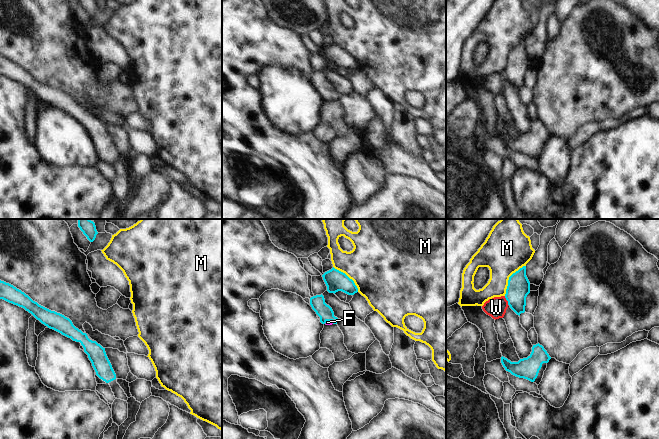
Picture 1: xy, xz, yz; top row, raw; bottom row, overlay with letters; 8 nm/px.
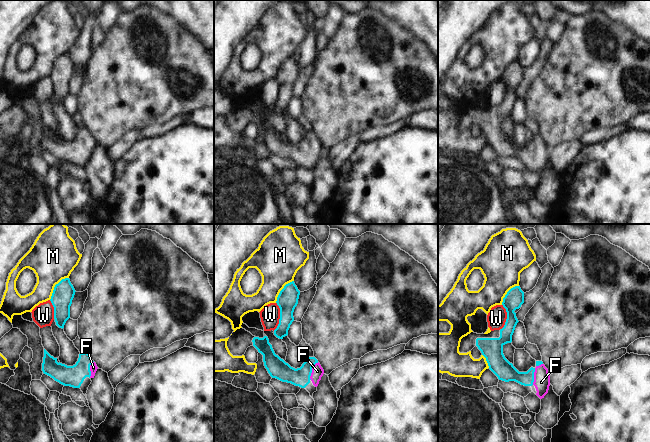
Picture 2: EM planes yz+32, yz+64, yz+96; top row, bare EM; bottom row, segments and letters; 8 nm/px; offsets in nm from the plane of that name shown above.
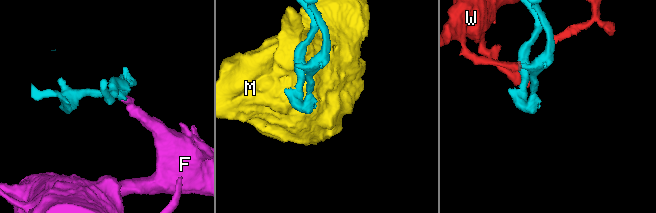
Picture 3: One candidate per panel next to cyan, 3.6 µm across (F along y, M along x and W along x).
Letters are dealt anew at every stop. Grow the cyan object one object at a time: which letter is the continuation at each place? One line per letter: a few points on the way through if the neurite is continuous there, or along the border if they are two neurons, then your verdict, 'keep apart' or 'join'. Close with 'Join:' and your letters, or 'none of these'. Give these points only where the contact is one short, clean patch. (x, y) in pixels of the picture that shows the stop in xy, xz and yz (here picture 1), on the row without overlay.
F: way xz (324, 87), (328, 96), (327, 98); join
M: keep apart
W: border yz (504, 72), (509, 81); keep apart
Join: F

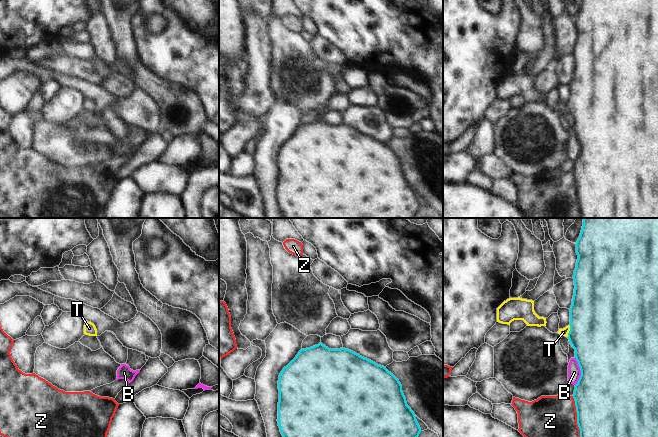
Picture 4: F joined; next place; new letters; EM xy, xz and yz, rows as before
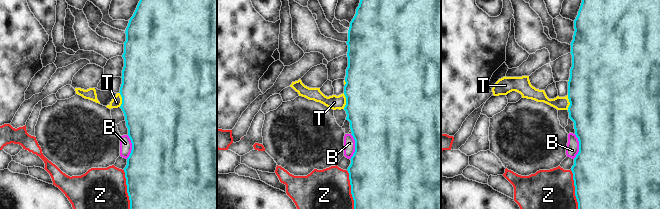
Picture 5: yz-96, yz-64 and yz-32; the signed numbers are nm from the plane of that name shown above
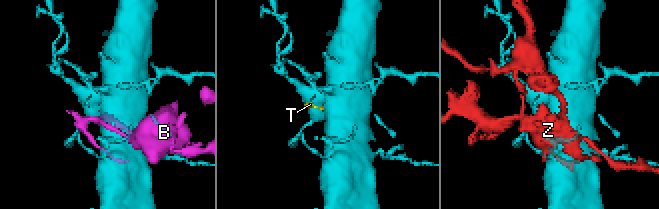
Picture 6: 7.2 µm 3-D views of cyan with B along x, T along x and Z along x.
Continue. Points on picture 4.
B: keep apart
T: way yz (601, 107), (570, 106), (563, 108); join
Z: keep apart
Join: T

